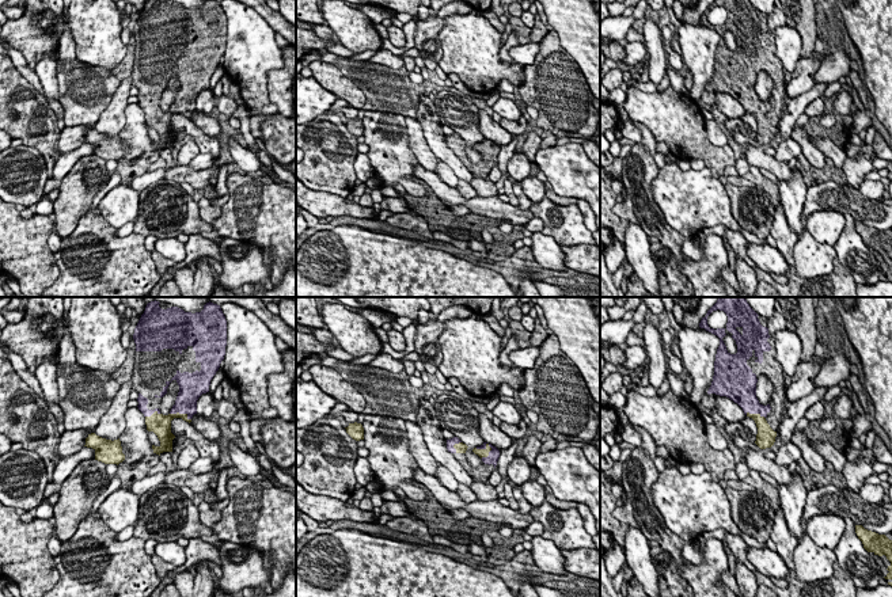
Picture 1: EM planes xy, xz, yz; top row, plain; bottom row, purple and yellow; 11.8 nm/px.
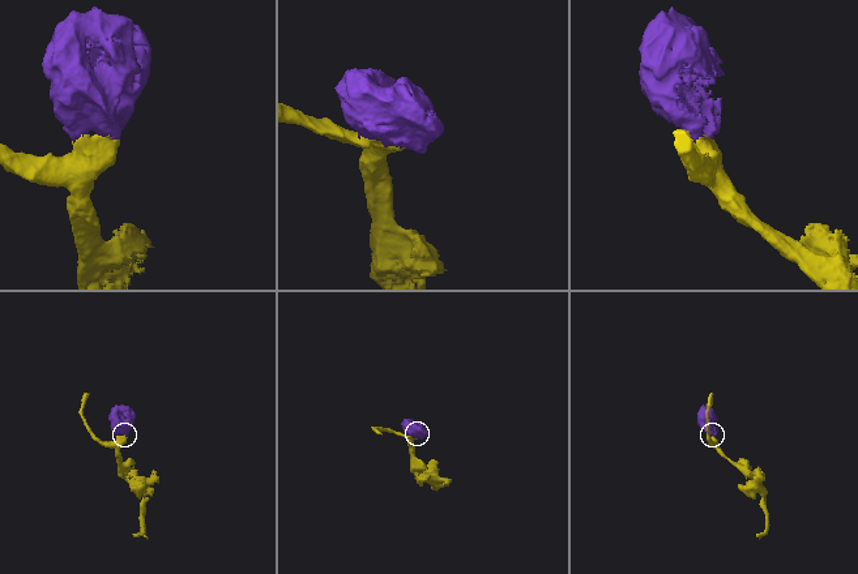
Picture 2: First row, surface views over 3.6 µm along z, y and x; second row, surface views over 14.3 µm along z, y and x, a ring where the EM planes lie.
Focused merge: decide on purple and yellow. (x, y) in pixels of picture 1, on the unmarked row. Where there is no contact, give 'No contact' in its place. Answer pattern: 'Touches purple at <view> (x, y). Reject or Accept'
Touches purple at xz (484, 144). Accept

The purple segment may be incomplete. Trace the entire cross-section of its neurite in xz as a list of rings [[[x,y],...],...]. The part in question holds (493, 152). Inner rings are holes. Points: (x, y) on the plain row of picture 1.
[[[483,138],[481,142],[474,144],[472,148],[478,151],[485,160],[493,160],[496,164],[500,153],[500,147],[496,142]]]

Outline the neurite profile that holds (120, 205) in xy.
[[[128,183],[111,189],[96,205],[100,216],[115,229],[126,223],[134,223],[138,214],[140,193]]]

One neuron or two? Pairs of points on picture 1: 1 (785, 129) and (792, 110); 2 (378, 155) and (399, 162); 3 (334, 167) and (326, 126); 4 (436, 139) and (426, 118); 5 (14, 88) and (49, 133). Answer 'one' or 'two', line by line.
1: one
2: one
3: one
4: one
5: one

